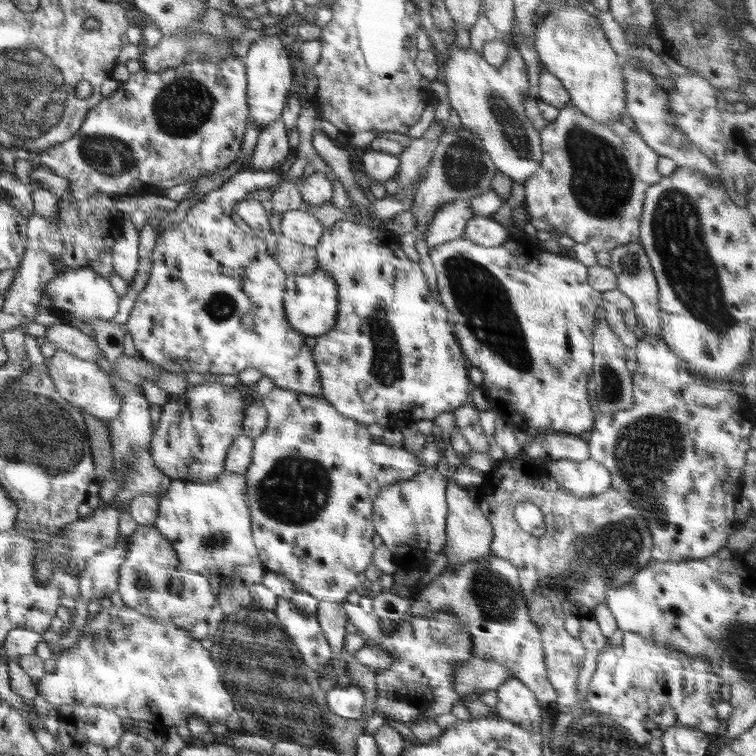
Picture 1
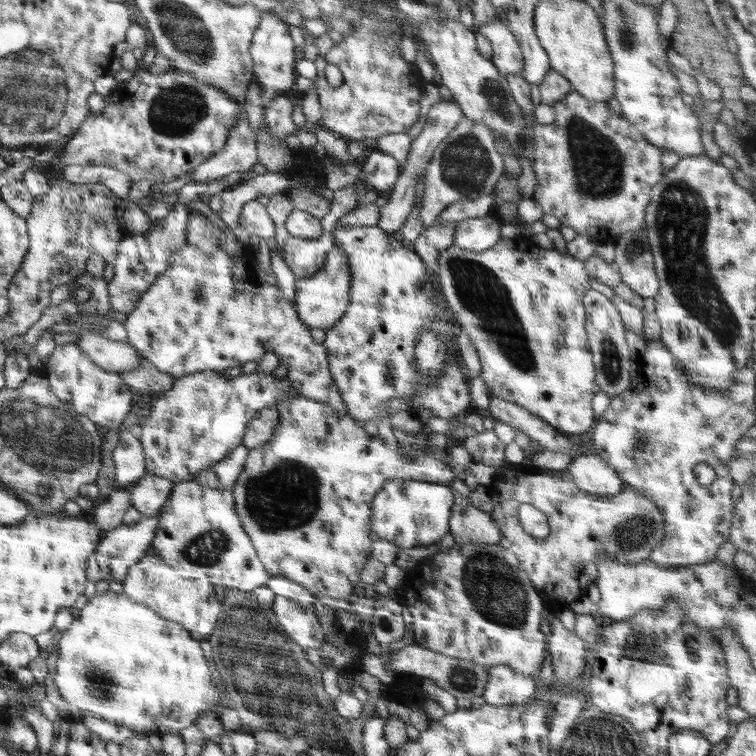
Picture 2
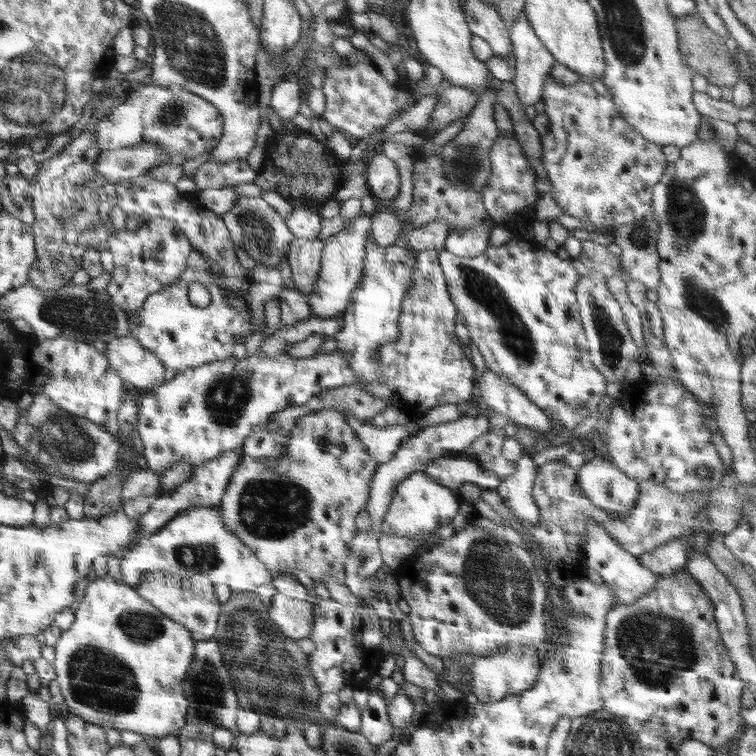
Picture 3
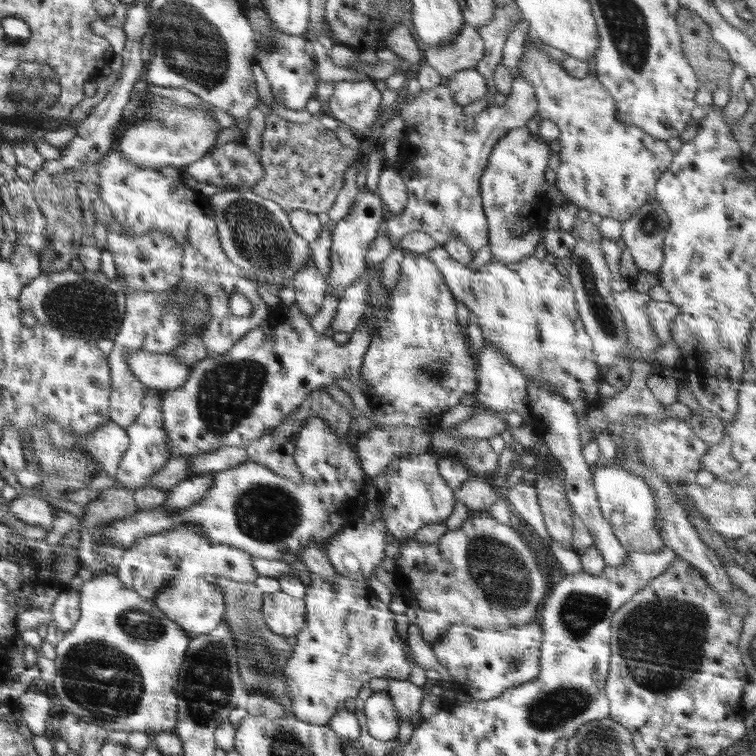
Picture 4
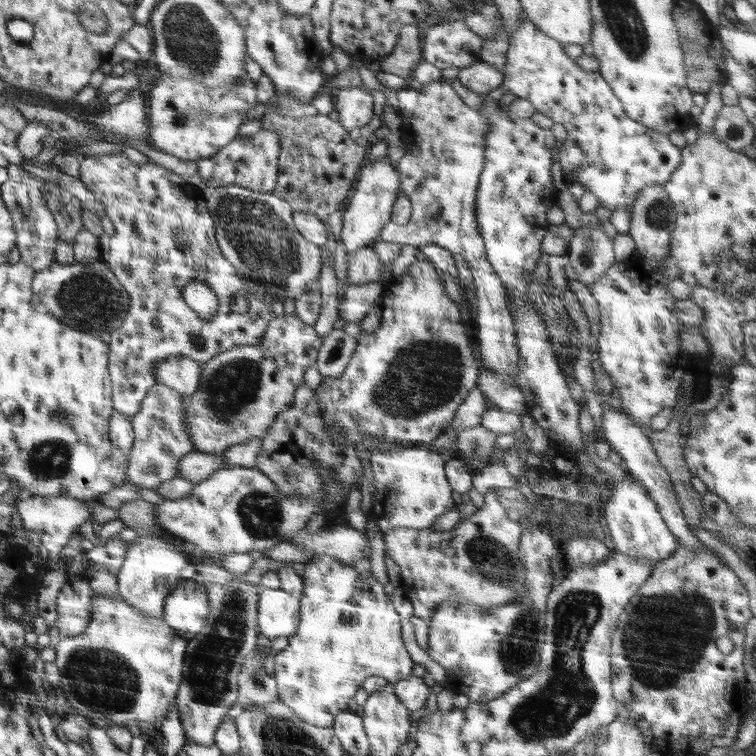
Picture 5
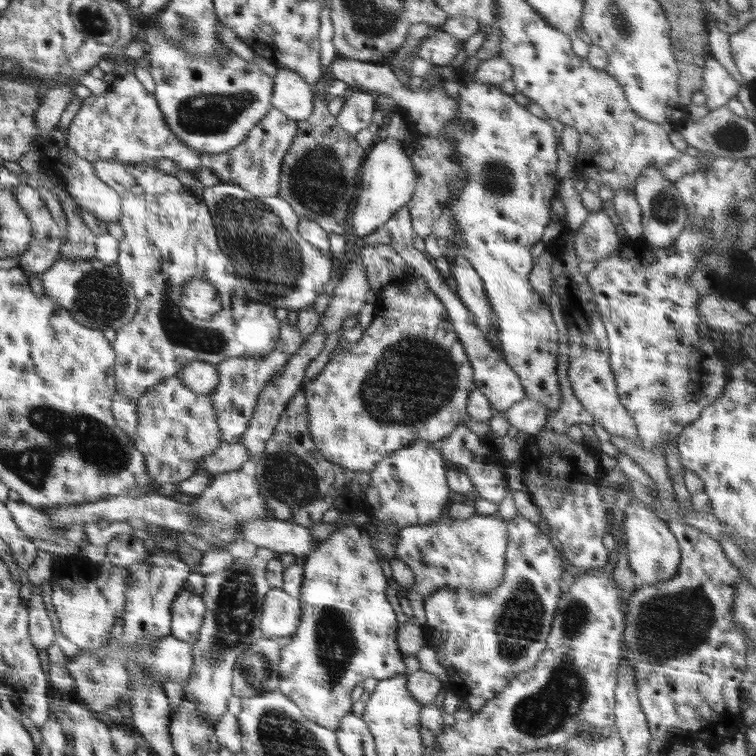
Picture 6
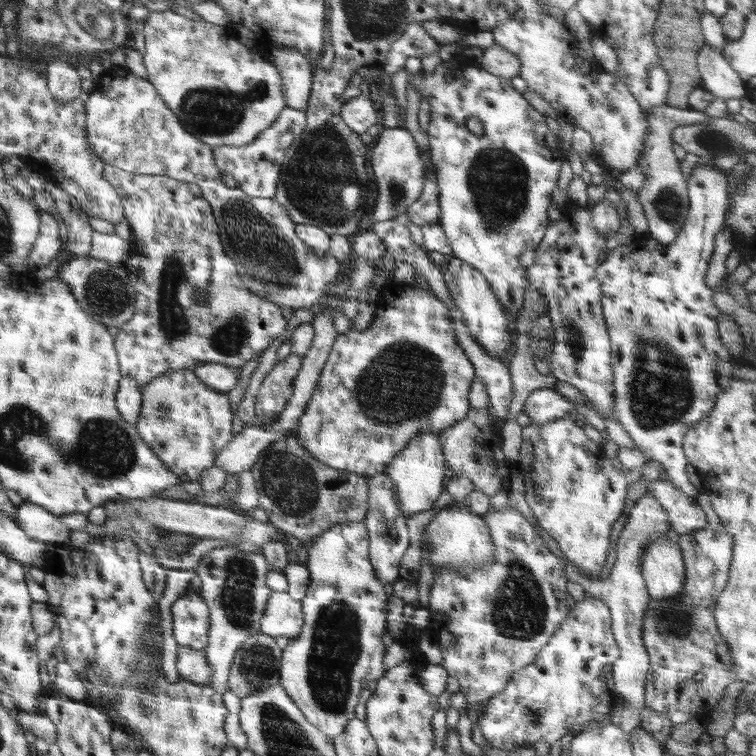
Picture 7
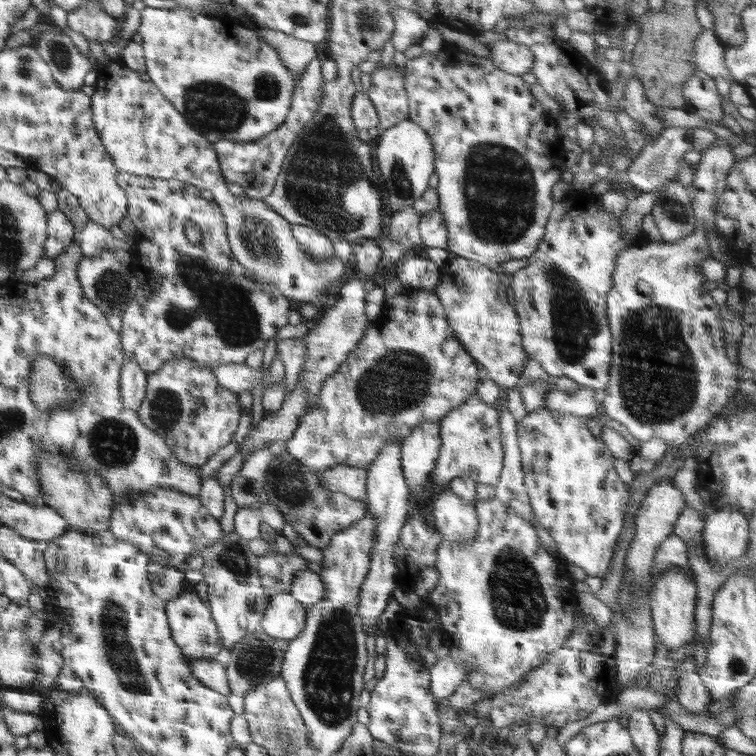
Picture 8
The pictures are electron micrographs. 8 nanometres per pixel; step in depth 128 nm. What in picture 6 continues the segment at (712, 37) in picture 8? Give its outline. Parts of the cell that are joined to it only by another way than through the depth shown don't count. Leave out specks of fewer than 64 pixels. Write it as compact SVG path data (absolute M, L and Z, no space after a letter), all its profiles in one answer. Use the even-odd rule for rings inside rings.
M712 56L705 60L702 71L703 84L700 92L706 97L705 106L710 111L727 105L730 99L737 96L741 86L732 79L732 75Z

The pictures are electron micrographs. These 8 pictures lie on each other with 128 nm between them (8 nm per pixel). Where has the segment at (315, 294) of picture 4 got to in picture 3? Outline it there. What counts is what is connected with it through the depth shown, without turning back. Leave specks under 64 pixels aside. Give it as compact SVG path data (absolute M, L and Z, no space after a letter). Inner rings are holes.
M320 238L296 239L289 244L287 261L298 290L308 298L312 294L313 284L318 280L321 269L323 242Z

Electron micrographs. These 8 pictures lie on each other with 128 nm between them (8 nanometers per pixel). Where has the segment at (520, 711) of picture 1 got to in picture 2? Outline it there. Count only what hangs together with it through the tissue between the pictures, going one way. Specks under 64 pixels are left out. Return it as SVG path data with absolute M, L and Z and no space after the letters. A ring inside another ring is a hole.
M507 664L489 667L482 697L492 706L524 706L532 701L539 682L536 677L514 670Z

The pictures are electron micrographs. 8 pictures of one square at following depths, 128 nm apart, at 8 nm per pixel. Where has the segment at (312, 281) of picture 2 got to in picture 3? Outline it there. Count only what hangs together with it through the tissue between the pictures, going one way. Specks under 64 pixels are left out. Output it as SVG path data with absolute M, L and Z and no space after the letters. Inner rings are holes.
M364 212L358 217L348 220L345 230L341 230L338 234L331 236L324 244L321 252L321 269L318 280L314 281L312 294L307 298L312 316L318 318L332 318L333 316L341 316L350 306L351 292L359 286L362 280L362 267L365 253L367 238L370 236L372 226L372 215L367 216Z

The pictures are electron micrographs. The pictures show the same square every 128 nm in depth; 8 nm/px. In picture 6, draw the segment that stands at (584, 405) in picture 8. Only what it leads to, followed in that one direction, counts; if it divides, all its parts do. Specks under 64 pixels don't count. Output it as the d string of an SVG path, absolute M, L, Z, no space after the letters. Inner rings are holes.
M523 398L514 406L496 413L503 414L512 428L530 434L537 434L546 425L550 416L550 414L547 414L543 404L529 398Z

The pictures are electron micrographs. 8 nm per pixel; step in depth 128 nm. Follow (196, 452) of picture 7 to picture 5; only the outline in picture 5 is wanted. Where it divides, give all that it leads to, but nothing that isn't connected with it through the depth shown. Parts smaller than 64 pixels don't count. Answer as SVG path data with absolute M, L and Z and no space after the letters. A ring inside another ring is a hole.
M156 383L144 397L140 410L131 418L134 440L131 449L126 455L127 467L125 468L125 480L134 486L141 488L156 488L157 484L163 483L177 476L178 461L189 452L194 451L194 447L187 433L185 418L183 417L183 400L185 395L176 392L169 386Z

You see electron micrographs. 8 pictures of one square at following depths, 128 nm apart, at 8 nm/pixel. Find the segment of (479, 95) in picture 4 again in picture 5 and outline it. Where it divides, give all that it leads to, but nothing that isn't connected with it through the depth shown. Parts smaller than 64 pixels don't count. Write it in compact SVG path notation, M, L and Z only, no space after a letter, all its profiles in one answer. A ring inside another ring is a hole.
M480 60L470 67L461 69L457 79L469 91L486 95L503 85L504 74L494 68L494 65Z

